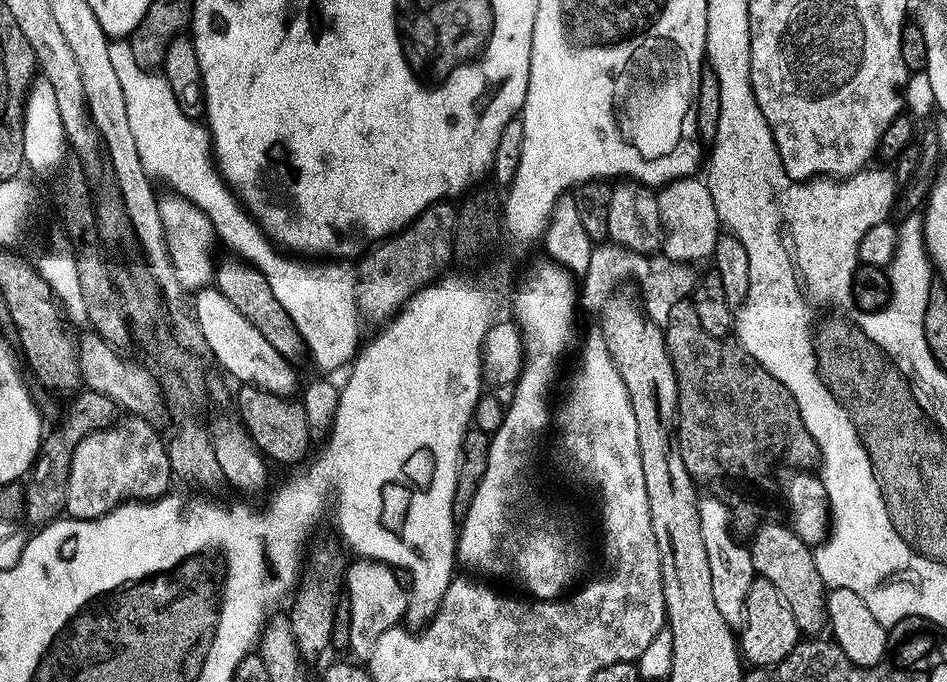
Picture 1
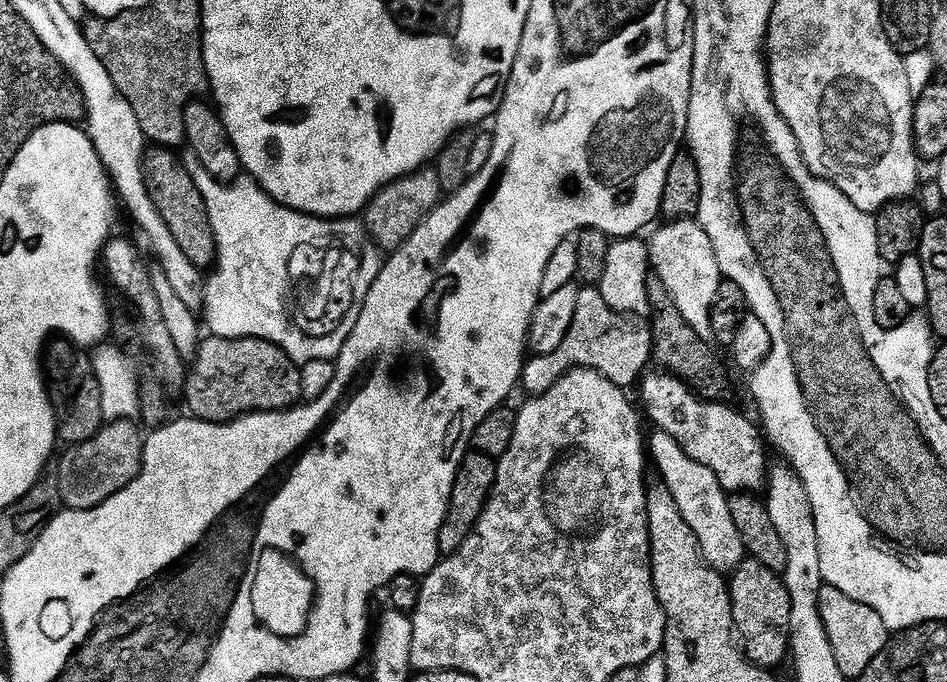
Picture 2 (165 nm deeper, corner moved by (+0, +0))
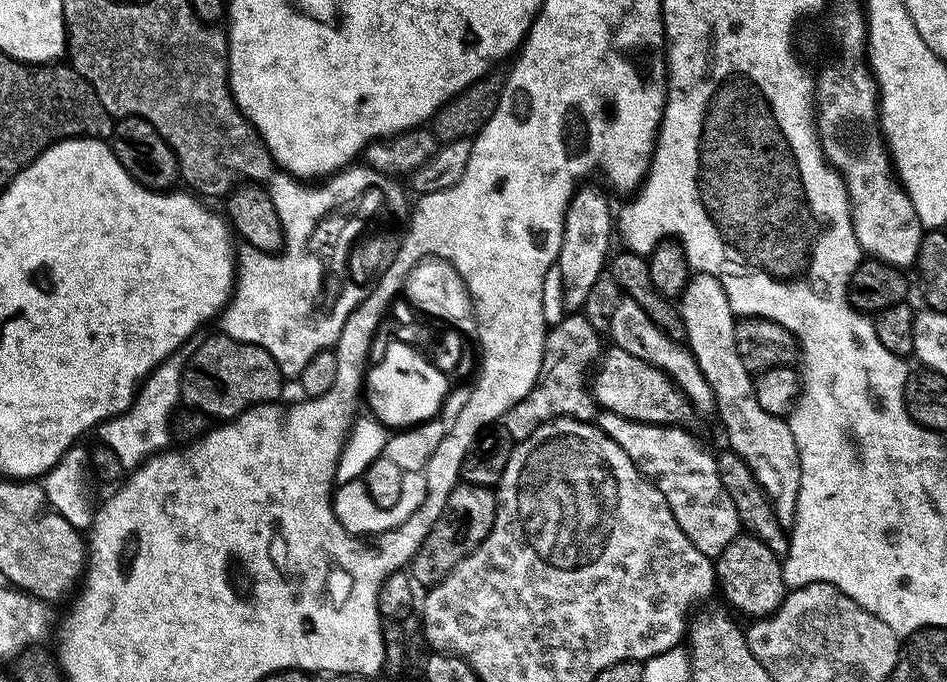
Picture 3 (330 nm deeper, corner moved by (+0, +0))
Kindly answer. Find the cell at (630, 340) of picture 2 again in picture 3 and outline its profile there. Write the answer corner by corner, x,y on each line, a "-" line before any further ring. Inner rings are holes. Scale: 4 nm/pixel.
573,313
567,320
551,327
545,333
542,366
534,387
526,398
510,408
502,423
516,442
524,440
548,420
558,416
574,417
580,421
593,421
598,414
598,405
586,387
584,372
599,359
601,333
594,330
583,313

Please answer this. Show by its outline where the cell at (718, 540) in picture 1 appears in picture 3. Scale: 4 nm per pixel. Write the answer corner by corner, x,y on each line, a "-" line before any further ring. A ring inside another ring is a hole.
601,411
598,416
600,429
626,454
630,454
630,462
638,466
638,470
651,480
653,486
666,498
670,510
674,514
674,522
682,526
682,534
702,550
702,554
713,558
720,556
730,542
734,542
736,536
741,535
742,529
738,510
734,510
734,502
730,502
730,494
726,494
726,486
722,486
722,478
718,475
718,466
716,465
716,456
708,453
700,445
700,440
696,436
691,436
689,429
684,426
669,426
667,424
643,424
640,421
632,421
630,418
620,417
616,413

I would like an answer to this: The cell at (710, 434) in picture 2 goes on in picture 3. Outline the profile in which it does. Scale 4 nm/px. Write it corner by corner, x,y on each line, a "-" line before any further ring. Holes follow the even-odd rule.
615,346
609,349
601,355
594,368
596,377
590,380
591,396
601,409
643,424
686,426
696,418
696,411
688,398
661,369

